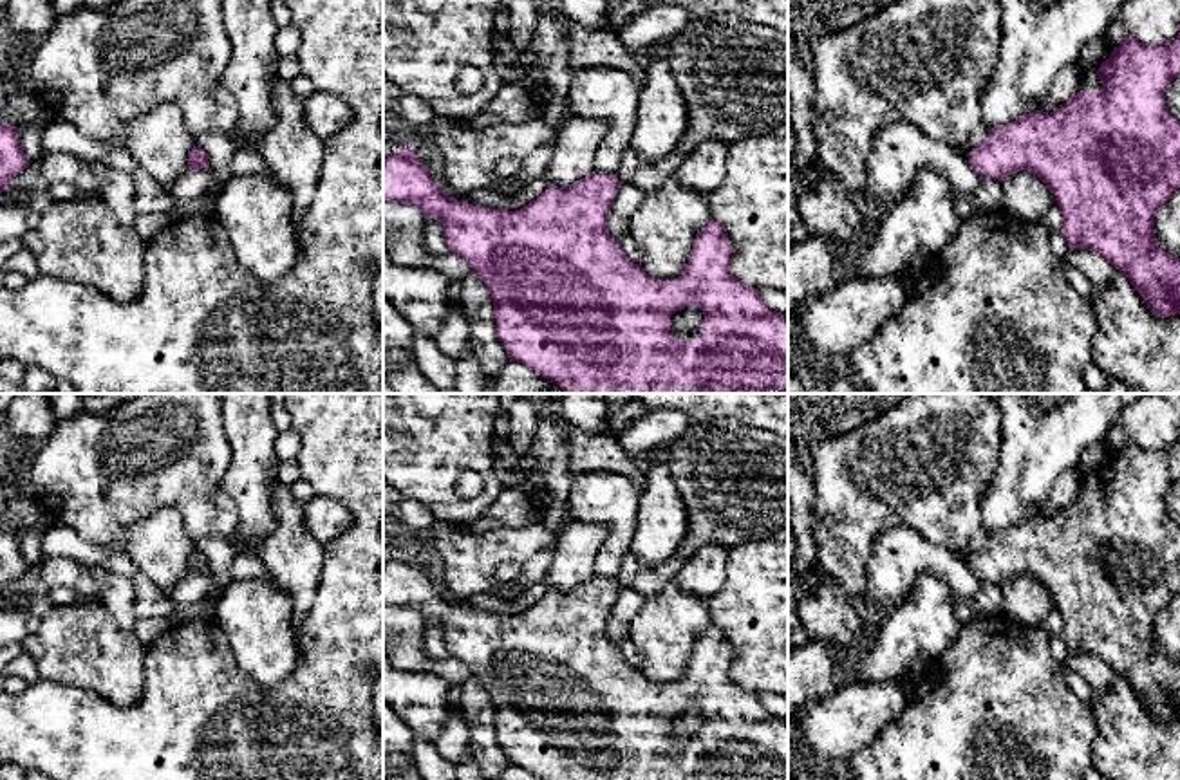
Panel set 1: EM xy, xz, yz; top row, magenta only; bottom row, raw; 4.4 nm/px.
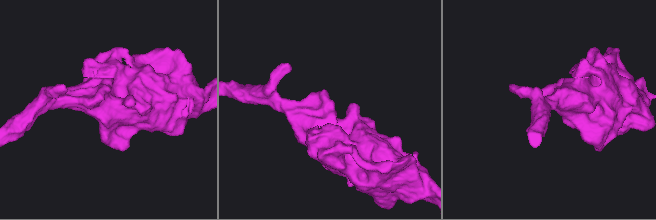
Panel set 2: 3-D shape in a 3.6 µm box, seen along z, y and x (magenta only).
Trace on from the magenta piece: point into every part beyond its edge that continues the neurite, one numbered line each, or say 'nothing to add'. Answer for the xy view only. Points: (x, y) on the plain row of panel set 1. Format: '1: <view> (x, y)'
nothing to add

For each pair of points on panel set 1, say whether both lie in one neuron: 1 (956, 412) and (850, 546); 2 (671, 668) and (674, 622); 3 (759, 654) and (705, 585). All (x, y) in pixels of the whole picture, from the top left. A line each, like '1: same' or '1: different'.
1: same
2: same
3: different

